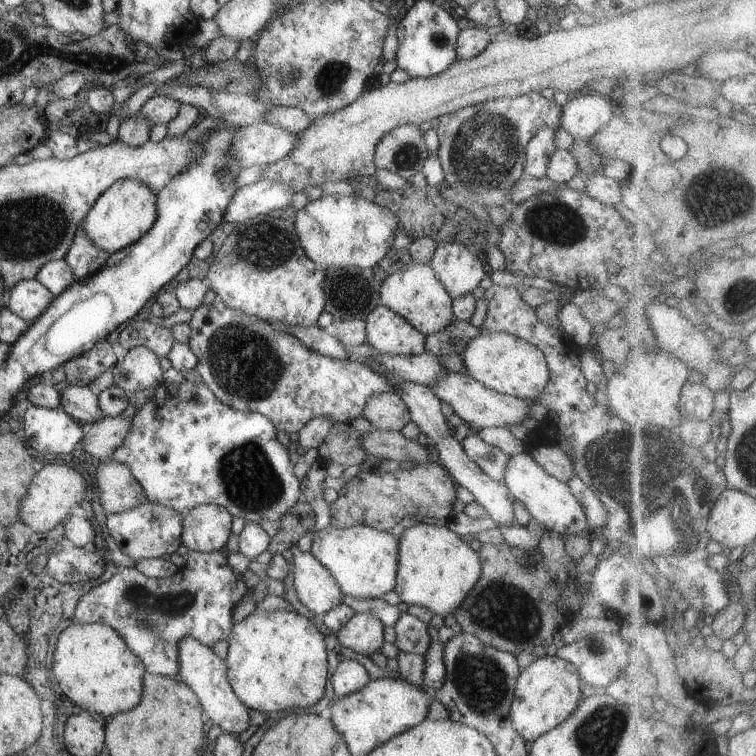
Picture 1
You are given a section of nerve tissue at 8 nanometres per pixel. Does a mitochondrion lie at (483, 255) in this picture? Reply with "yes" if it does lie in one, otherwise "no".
no

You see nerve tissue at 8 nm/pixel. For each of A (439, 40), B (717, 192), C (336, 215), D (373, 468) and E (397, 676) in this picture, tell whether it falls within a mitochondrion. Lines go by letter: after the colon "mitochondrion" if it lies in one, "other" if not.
A: mitochondrion
B: mitochondrion
C: other
D: other
E: other

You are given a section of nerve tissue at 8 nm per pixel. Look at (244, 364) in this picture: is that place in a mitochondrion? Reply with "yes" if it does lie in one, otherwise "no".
yes

